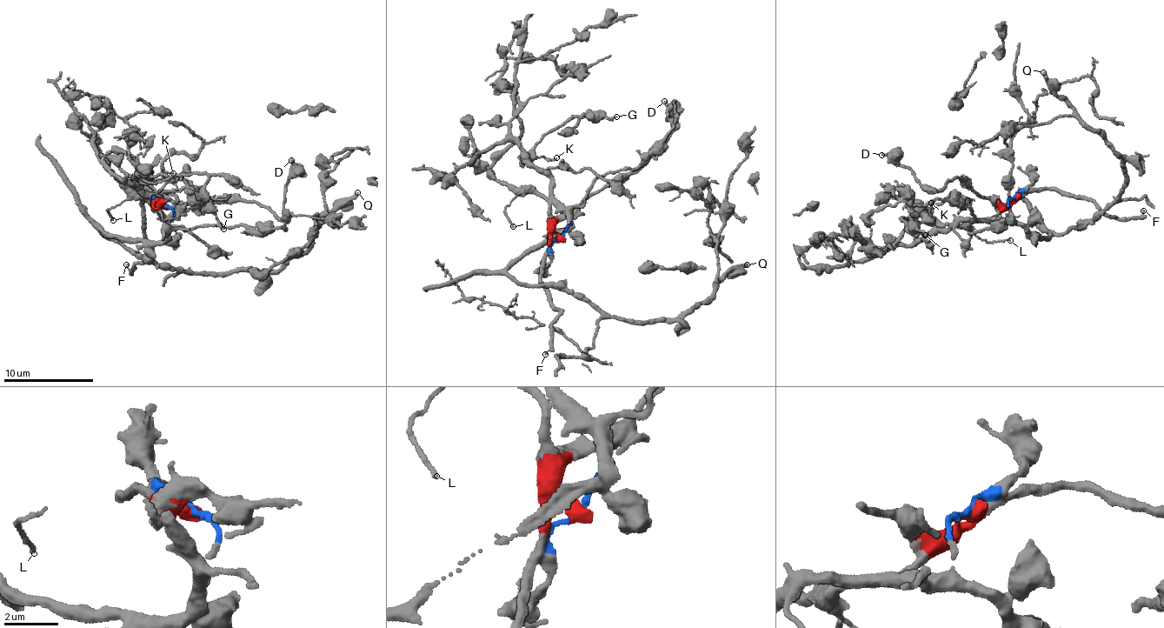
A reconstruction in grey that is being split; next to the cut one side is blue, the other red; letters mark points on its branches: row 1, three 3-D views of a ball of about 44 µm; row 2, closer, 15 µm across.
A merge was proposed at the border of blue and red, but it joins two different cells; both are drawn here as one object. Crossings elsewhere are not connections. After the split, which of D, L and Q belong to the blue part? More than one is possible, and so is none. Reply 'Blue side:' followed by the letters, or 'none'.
Blue side: Q

